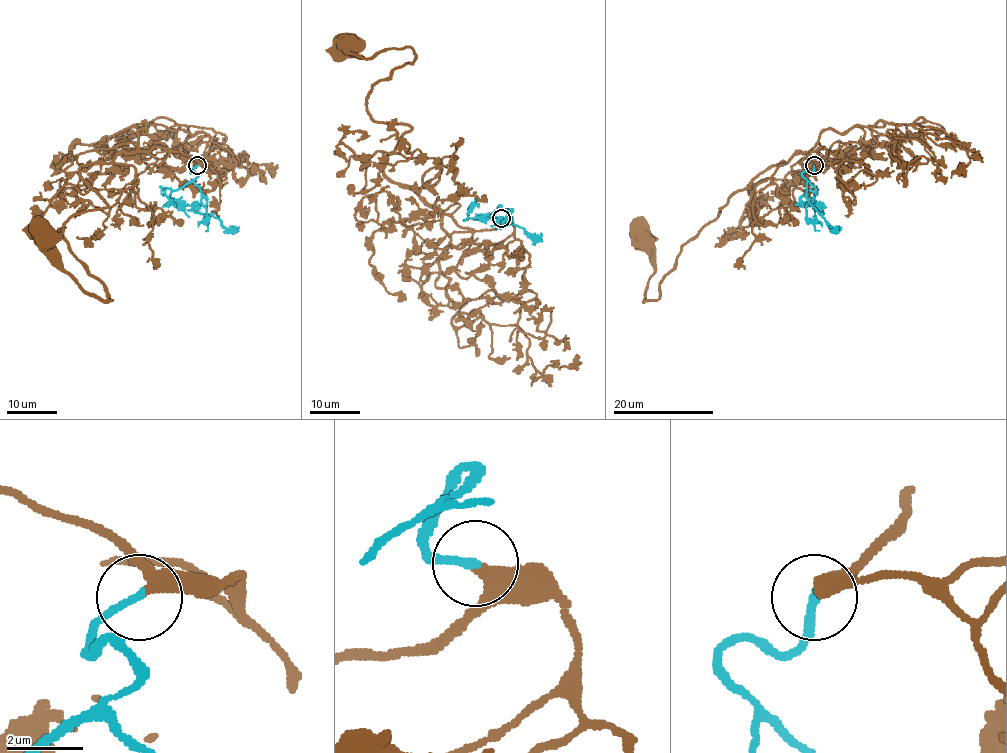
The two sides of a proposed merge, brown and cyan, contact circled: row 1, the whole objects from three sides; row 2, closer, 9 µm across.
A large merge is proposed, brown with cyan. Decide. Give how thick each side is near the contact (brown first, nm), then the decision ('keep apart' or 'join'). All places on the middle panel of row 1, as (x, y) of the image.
400/200 nm | join

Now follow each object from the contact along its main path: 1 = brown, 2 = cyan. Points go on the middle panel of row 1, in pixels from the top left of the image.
1: (501, 218), (461, 227), (383, 170), (410, 127), (376, 122), (366, 95), (415, 53), (363, 58), (351, 42)
2: (501, 218), (493, 214), (500, 205), (497, 210), (509, 210), (512, 224), (542, 241)

